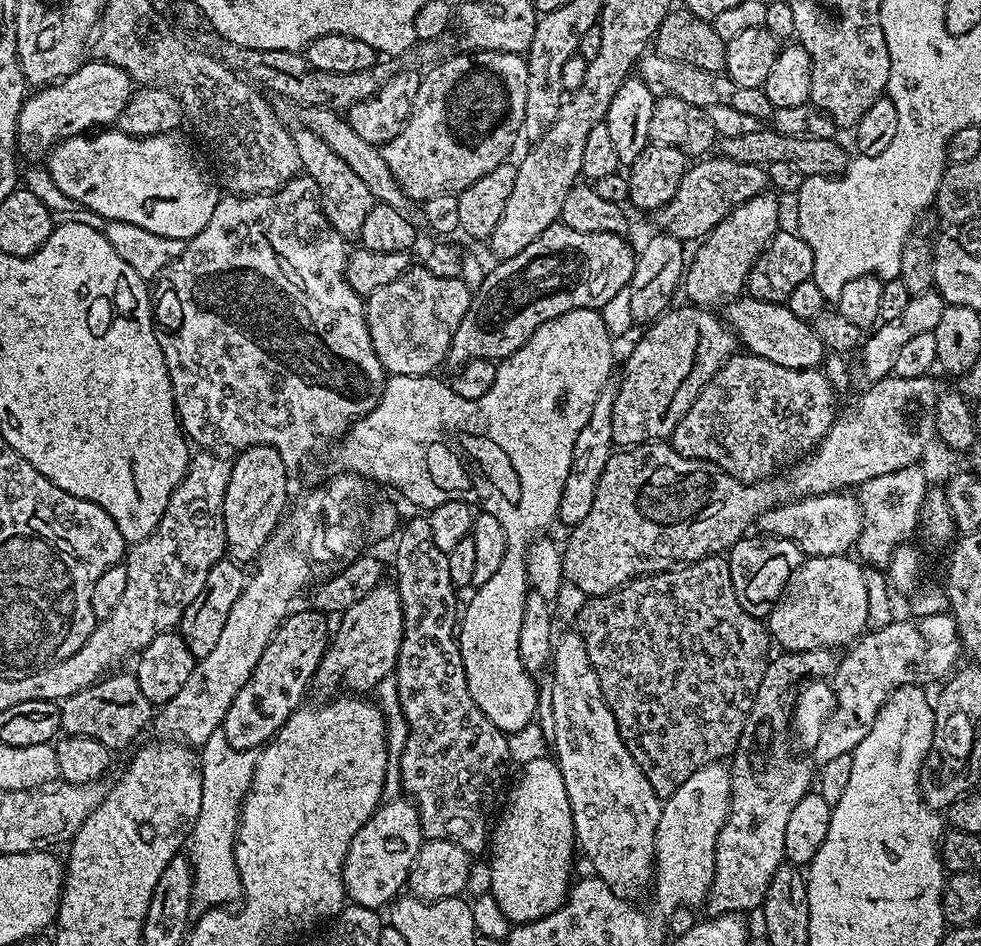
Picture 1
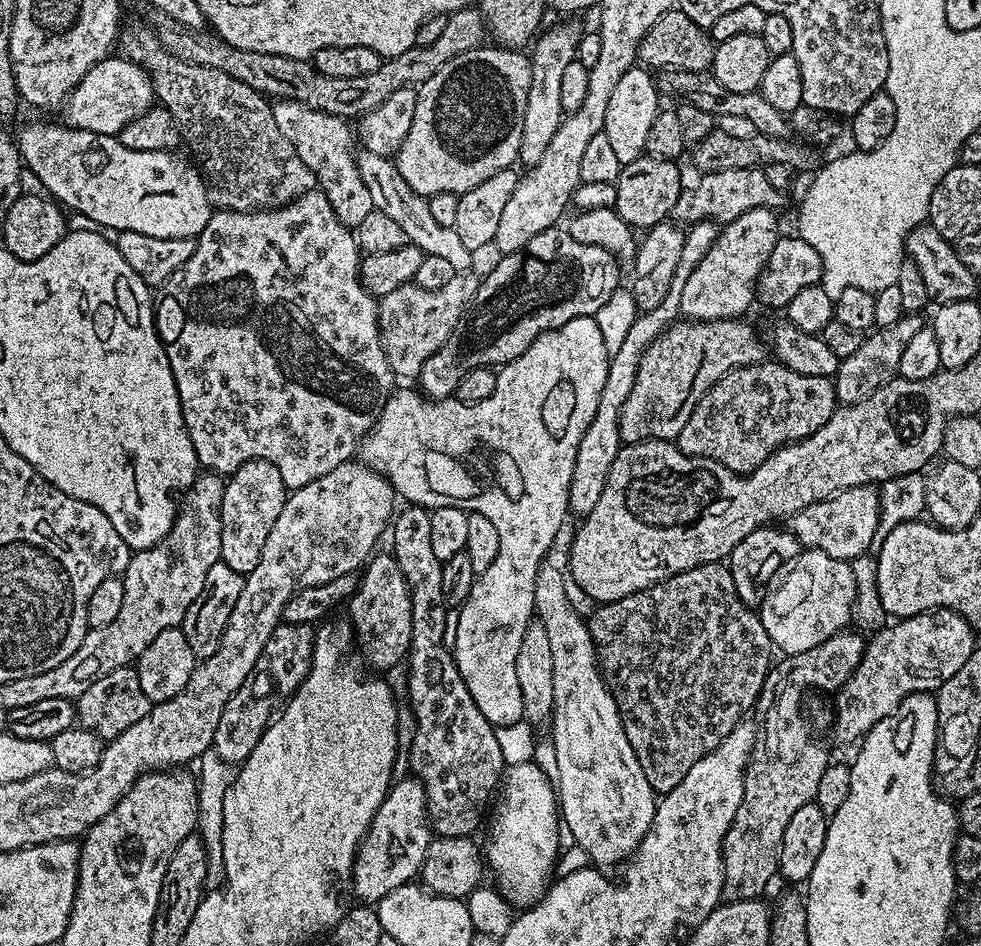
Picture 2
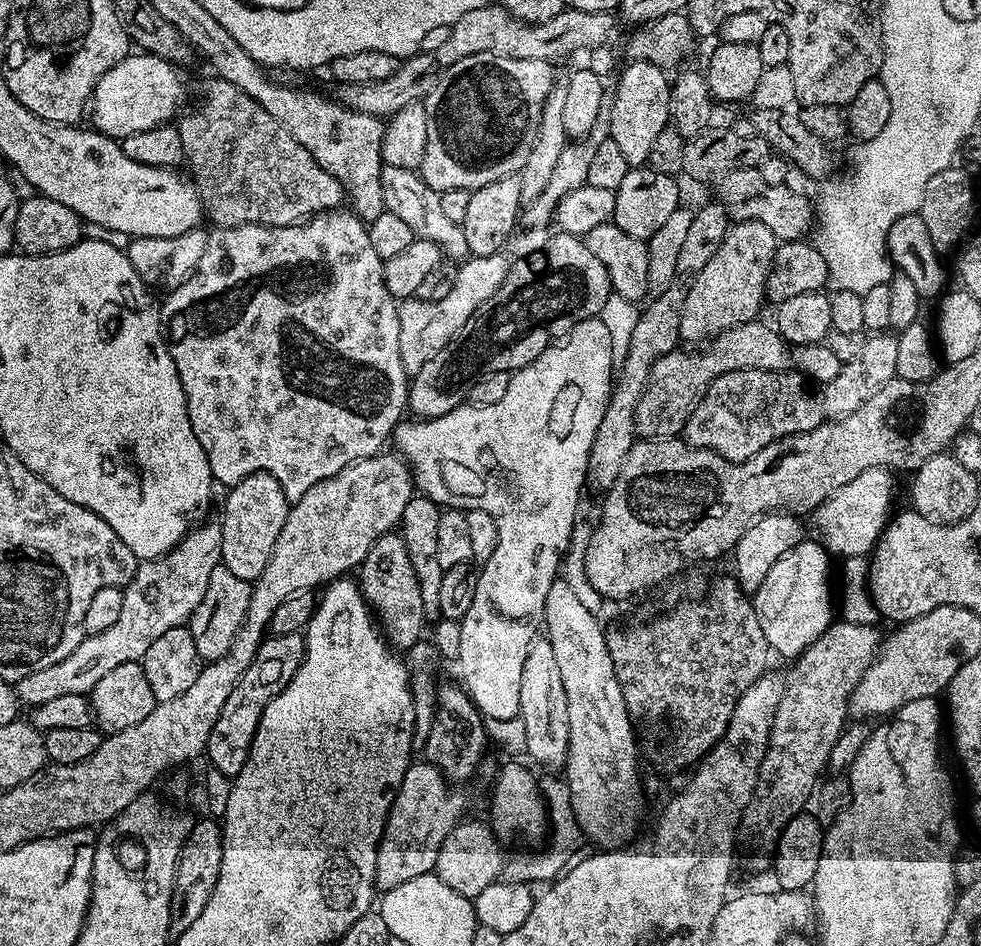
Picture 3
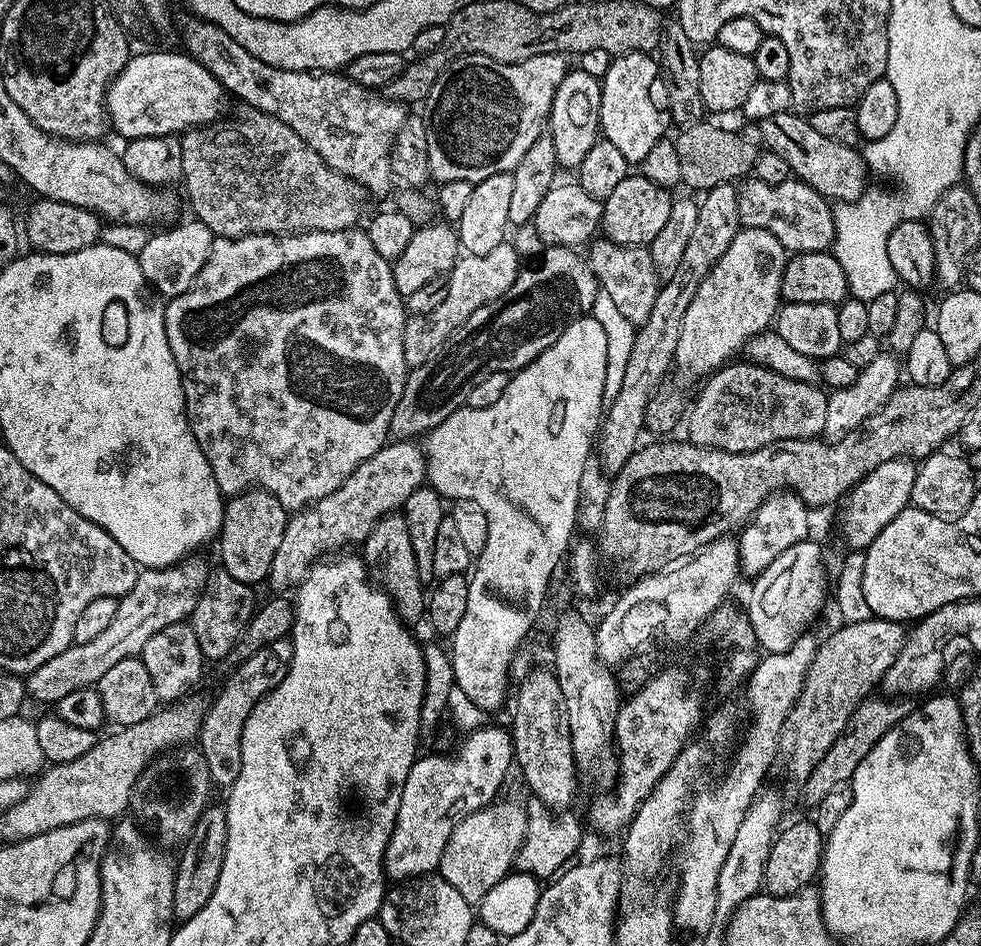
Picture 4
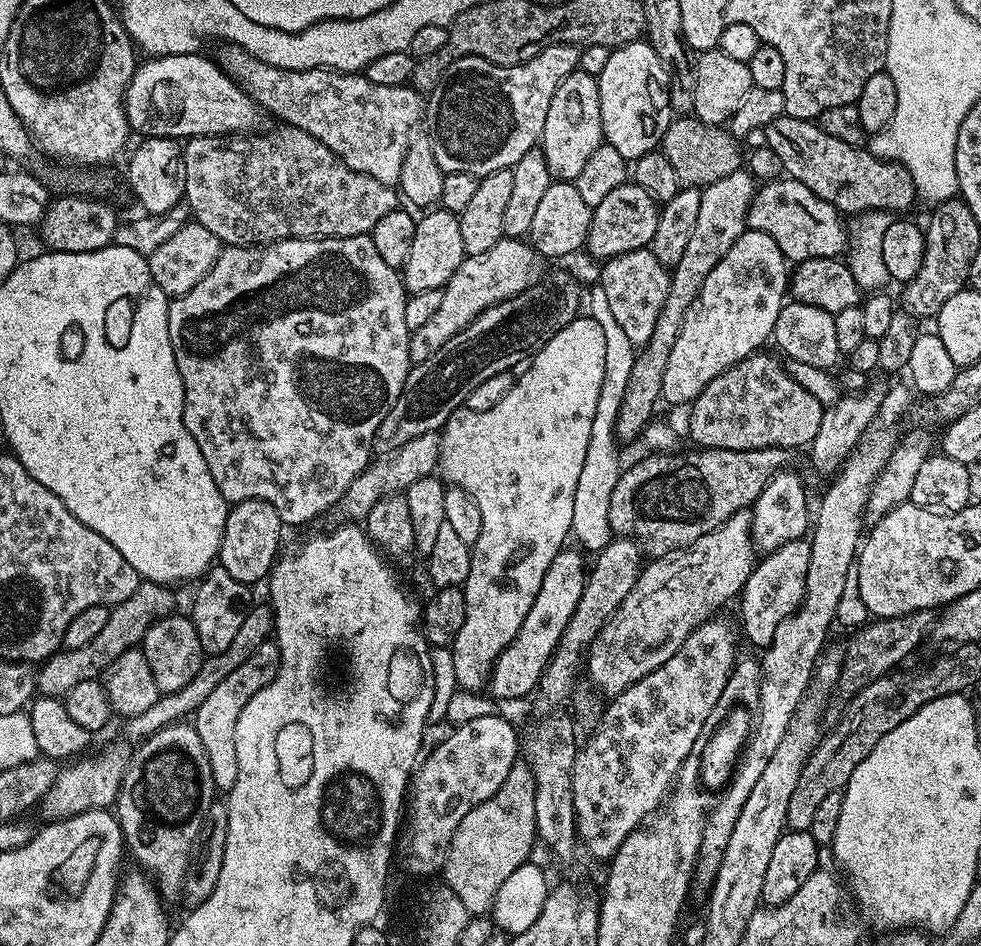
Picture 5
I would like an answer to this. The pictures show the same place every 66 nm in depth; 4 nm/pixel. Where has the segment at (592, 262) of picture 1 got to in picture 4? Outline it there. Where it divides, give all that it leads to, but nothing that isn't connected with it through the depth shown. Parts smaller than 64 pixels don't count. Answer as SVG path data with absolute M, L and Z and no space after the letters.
M553 244L543 249L537 264L521 267L516 281L506 290L504 296L499 296L494 302L474 310L466 322L440 347L433 359L422 362L422 366L411 369L408 379L404 382L402 398L398 398L398 406L394 406L391 435L396 438L420 438L434 426L446 422L450 414L465 407L470 390L482 382L482 378L490 378L490 374L499 372L513 373L534 362L542 350L554 346L558 338L564 333L568 324L580 320L591 313L596 296L601 287L596 282L596 275L592 272L589 261L575 248L564 248L561 244Z

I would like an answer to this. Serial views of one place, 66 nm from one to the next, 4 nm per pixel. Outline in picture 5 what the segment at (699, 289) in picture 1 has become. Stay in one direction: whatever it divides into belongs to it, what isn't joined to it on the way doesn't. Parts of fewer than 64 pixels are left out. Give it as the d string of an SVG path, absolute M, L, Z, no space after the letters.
M746 230L726 250L726 254L706 274L706 282L702 282L702 290L696 301L686 310L686 318L682 322L682 330L674 342L674 350L670 350L670 359L666 362L666 374L662 376L662 390L660 395L663 403L691 405L714 382L714 378L721 376L730 366L742 362L765 347L764 343L773 339L775 322L778 314L783 310L786 297L790 292L790 261L784 257L778 242L770 238L765 232Z

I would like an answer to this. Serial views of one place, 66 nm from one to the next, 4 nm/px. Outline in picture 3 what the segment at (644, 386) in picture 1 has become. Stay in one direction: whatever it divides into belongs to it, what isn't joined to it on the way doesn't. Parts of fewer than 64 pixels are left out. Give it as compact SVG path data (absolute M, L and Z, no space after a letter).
M757 318L749 324L739 324L732 331L701 347L704 348L701 352L677 350L660 356L650 370L648 385L644 387L642 398L634 410L637 437L642 440L670 440L679 437L706 390L722 374L734 370L789 371L794 364L793 349L776 326L763 324L762 321Z

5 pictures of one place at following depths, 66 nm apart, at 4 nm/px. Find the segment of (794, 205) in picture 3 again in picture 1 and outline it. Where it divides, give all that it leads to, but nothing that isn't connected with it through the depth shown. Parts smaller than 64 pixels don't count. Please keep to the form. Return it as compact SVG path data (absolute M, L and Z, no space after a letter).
M719 154L697 159L693 164L696 165L685 171L674 198L654 213L656 224L660 227L657 229L665 236L685 242L699 242L714 230L714 226L718 226L718 222L722 222L722 218L726 218L726 214L769 187L768 173L759 164L734 162Z

